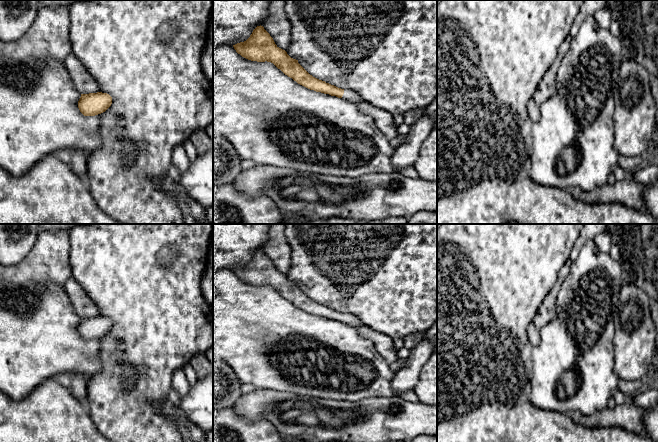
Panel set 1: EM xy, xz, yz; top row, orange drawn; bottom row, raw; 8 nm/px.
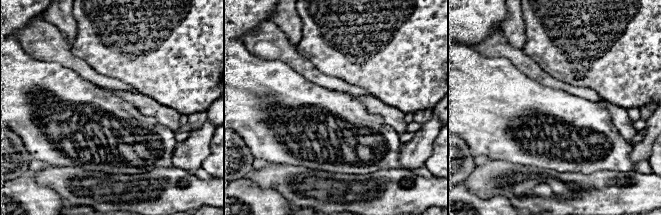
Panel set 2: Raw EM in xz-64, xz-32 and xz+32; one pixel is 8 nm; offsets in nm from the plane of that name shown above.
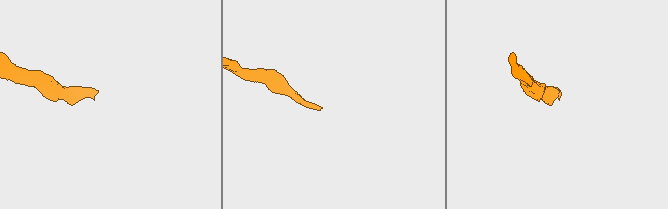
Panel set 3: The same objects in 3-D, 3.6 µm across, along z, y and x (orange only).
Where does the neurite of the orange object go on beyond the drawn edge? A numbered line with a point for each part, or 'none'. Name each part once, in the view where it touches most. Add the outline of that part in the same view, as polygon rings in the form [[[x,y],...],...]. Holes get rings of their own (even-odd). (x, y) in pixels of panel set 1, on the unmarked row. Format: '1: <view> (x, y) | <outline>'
1: xz (349, 319) | [[[347,313],[344,314],[344,318],[342,322],[344,324],[354,326],[354,327],[358,327],[362,325],[361,320],[357,316],[354,316],[352,314],[347,314]]]

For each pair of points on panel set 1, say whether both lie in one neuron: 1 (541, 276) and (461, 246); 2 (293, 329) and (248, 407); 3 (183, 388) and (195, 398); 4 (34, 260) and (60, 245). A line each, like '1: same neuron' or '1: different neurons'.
1: same neuron
2: different neurons
3: different neurons
4: same neuron

